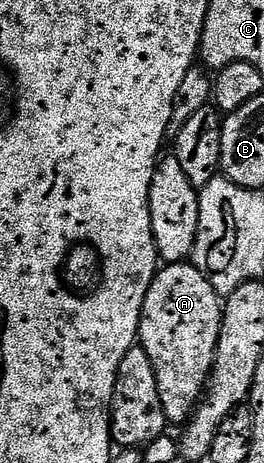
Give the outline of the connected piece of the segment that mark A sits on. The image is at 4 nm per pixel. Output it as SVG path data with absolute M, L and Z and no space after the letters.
M167 263L155 274L145 295L137 341L153 363L161 407L172 426L189 420L207 388L222 322L223 301L194 263Z

